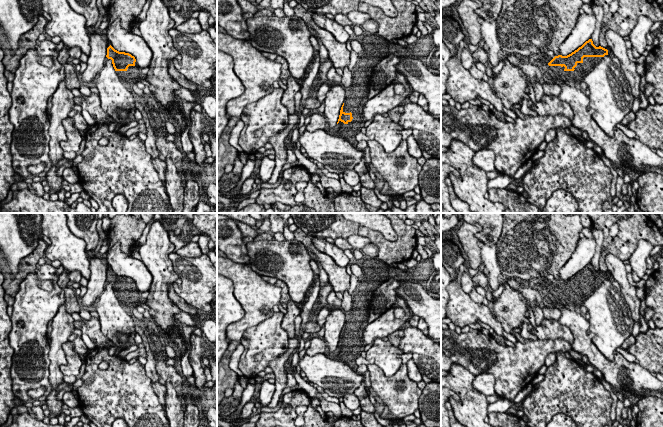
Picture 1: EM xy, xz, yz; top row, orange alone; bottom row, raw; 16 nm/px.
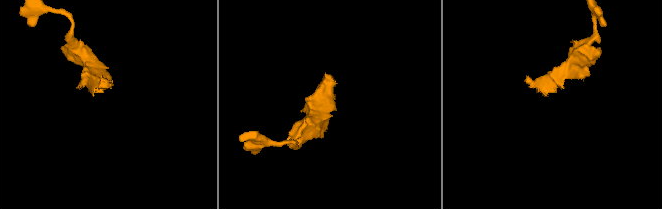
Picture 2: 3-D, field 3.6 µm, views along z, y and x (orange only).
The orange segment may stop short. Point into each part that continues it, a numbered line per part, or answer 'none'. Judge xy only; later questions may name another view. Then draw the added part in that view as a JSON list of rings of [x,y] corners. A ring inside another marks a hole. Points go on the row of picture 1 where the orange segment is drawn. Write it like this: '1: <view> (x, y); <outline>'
1: xy (128, 78); [[[135,62],[134,66],[129,66],[126,71],[116,71],[121,83],[133,93],[133,86],[144,79],[146,76],[141,72],[141,68]]]

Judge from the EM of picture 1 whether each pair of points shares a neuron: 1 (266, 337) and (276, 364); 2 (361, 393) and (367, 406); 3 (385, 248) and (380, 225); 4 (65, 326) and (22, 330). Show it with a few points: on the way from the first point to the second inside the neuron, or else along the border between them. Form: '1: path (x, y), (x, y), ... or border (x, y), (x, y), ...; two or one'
1: border (288, 347), (283, 353), (276, 356), (269, 366); two
2: path (362, 396), (365, 403); one
3: border (360, 225), (377, 230), (389, 240), (398, 237); two
4: border (64, 301), (52, 320); two

